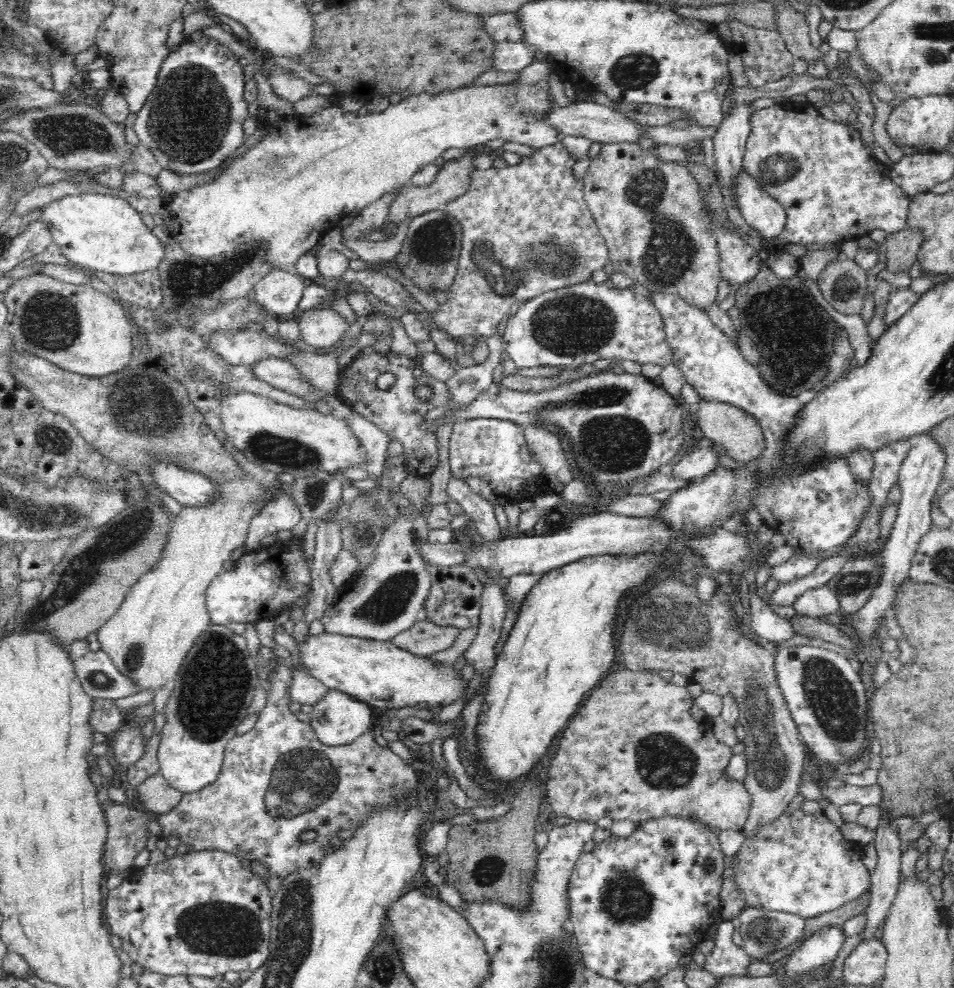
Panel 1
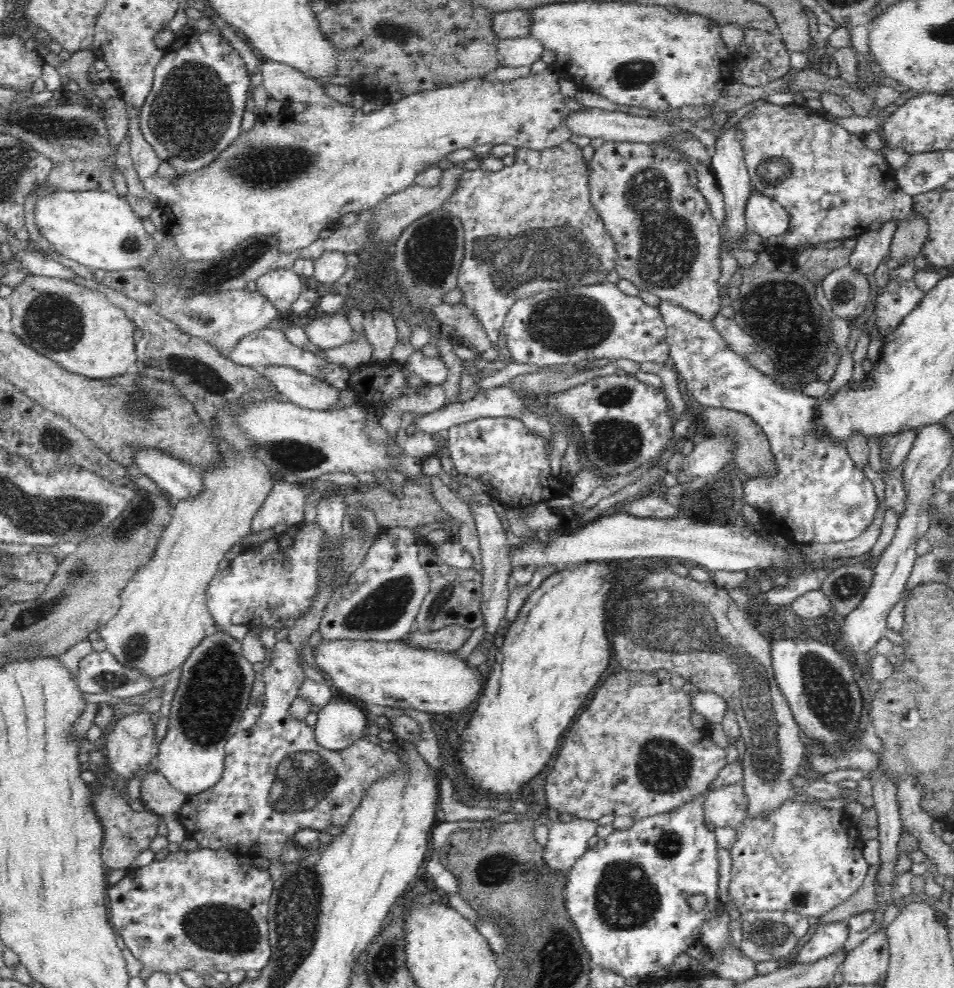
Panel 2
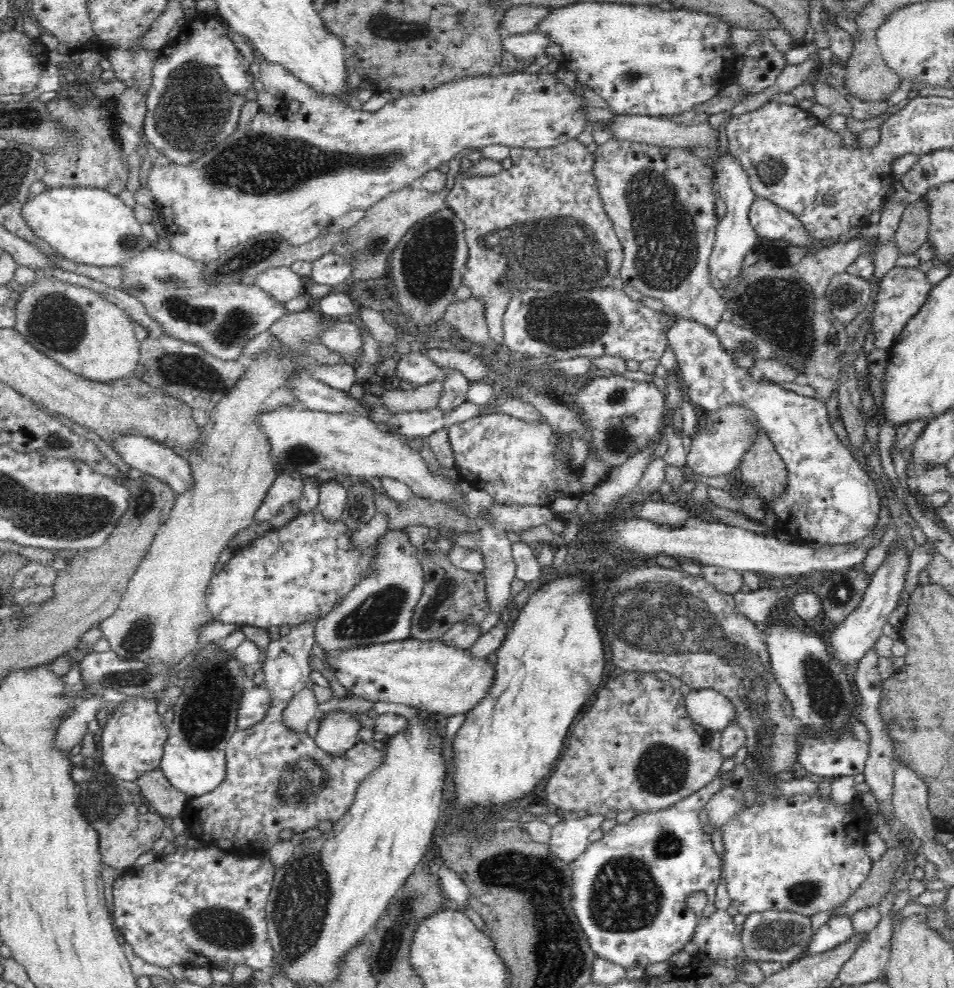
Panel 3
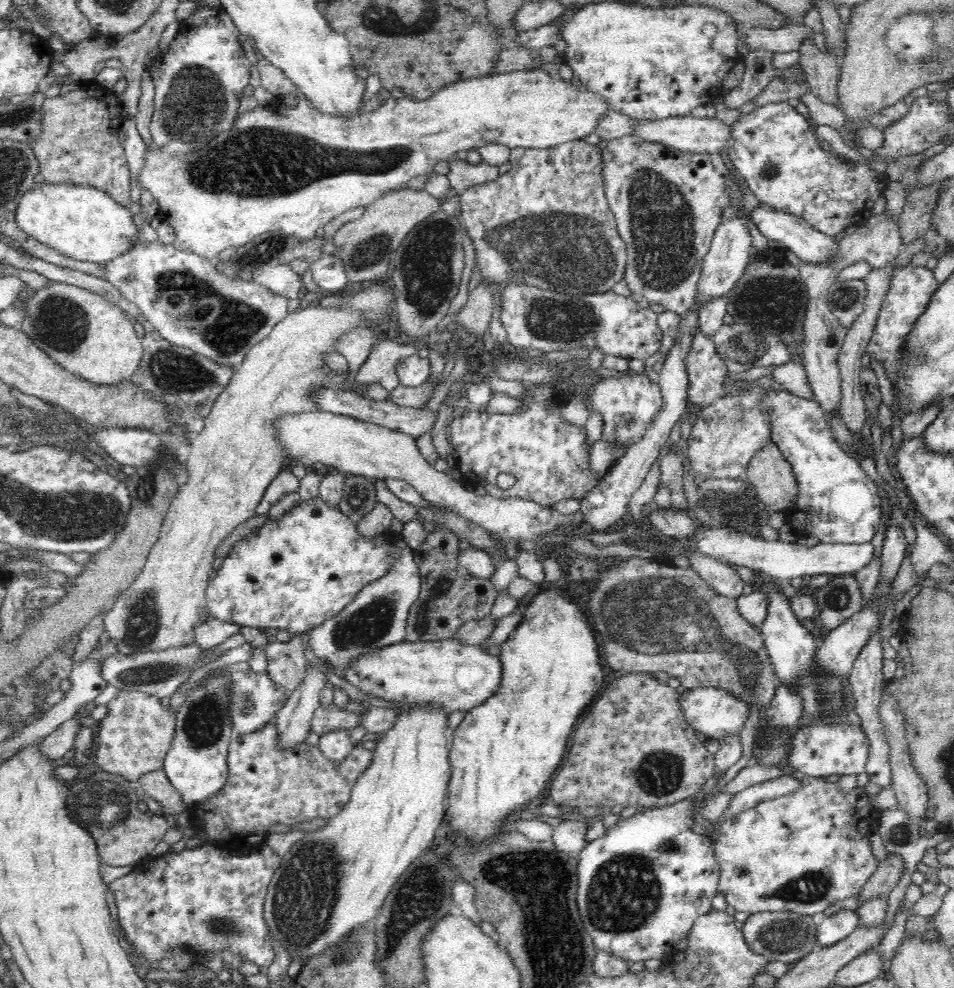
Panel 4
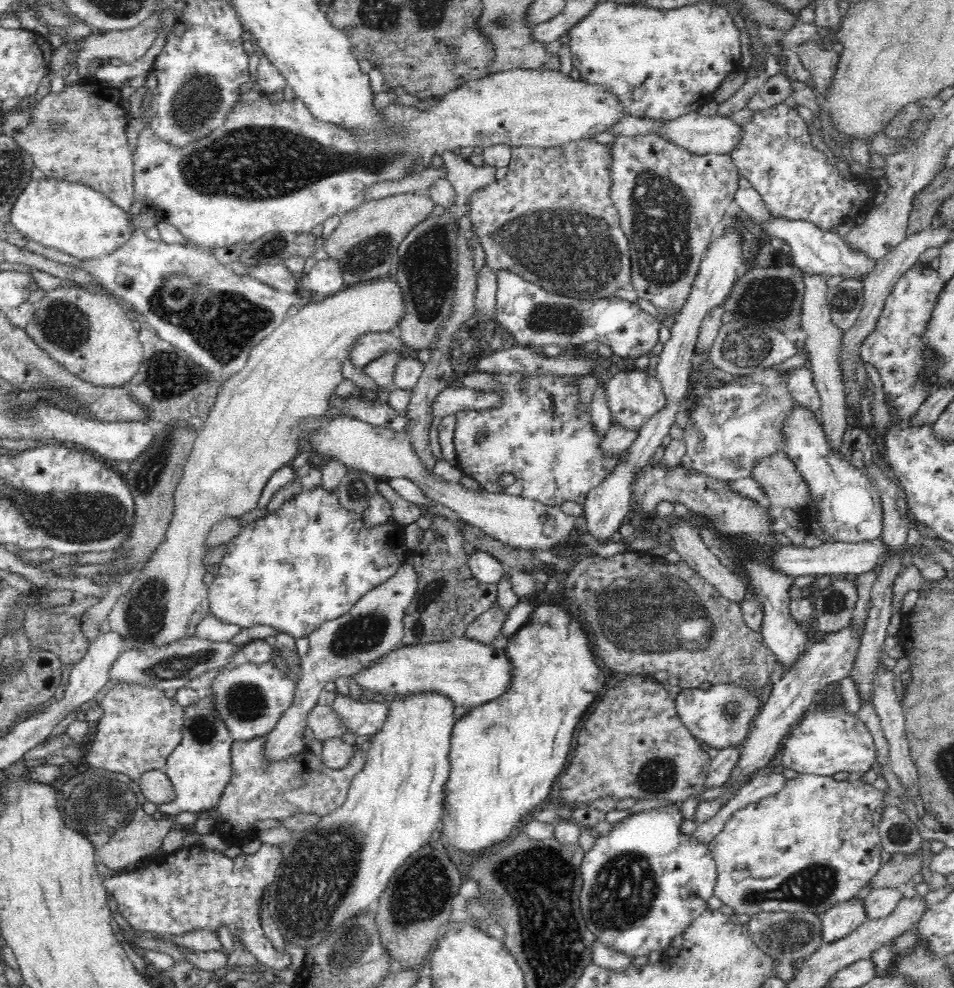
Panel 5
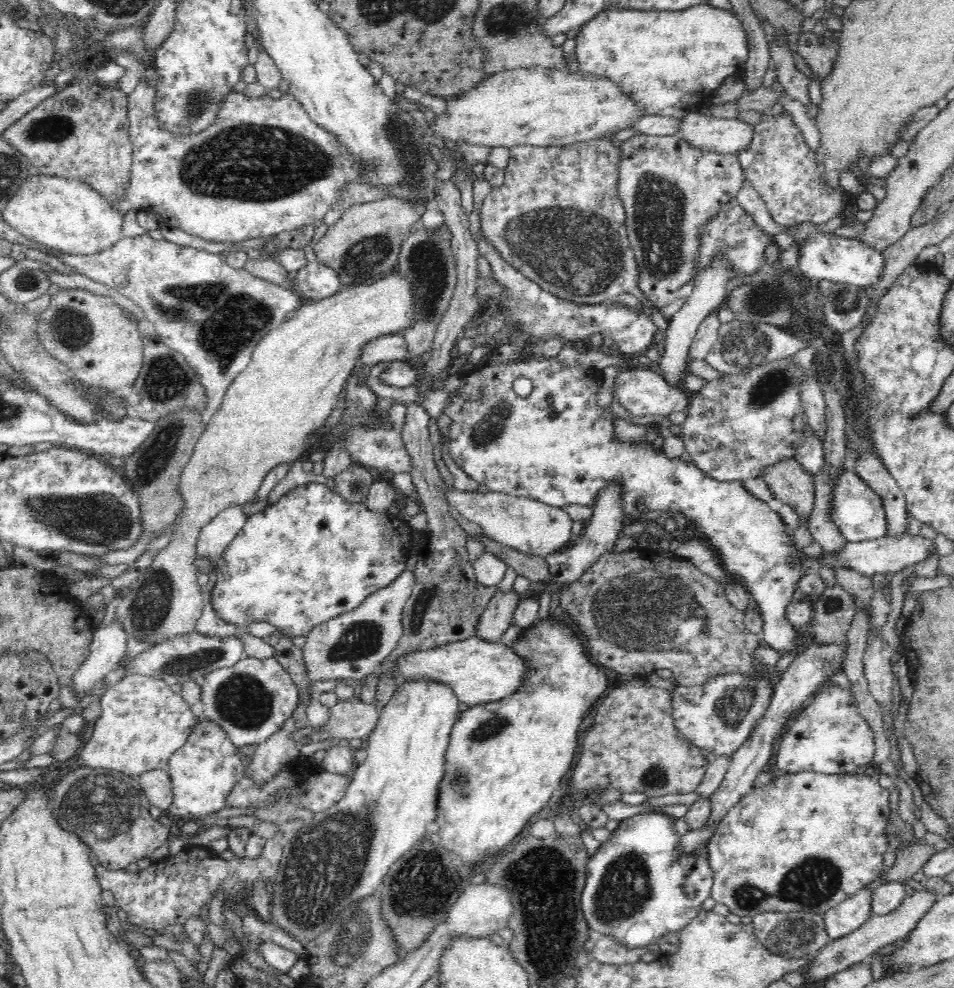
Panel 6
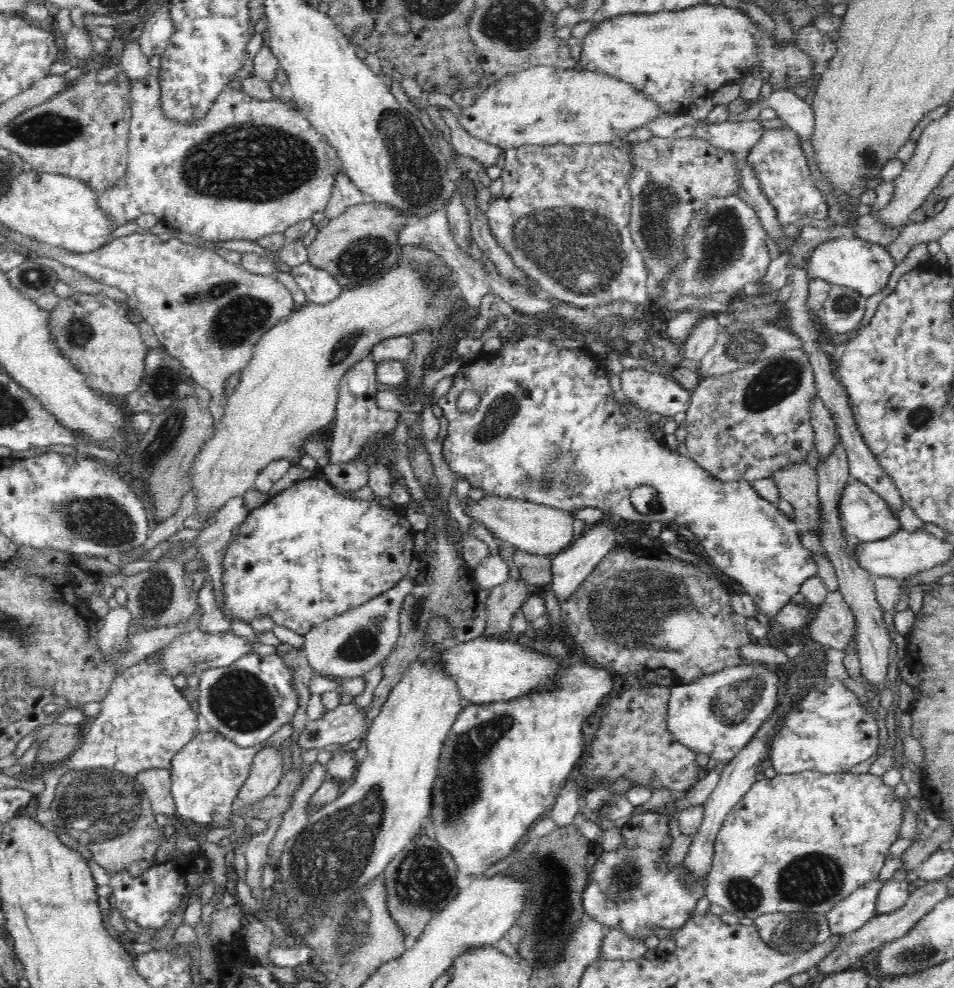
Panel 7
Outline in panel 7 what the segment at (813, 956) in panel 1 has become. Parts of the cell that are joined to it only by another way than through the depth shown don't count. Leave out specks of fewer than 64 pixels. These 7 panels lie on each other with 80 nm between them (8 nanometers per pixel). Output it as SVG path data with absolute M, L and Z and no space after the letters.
M874 877L837 902L826 913L830 932L841 935L854 932L876 916L876 902L884 884L884 880Z

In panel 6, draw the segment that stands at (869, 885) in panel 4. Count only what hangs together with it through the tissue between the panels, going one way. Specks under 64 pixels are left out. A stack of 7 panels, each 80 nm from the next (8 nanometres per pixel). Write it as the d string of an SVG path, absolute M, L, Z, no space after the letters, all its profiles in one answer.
M916 842L908 847L899 848L896 850L895 863L883 870L882 880L885 882L893 880L904 882L912 878L918 870L923 868L933 853L932 846L923 842Z

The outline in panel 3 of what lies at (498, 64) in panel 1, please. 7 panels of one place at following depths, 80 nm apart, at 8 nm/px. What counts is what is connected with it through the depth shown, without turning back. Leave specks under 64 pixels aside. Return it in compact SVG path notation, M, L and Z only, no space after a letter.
M540 30L525 32L524 34L504 35L503 51L512 52L512 55L534 61L535 56L544 53L546 47L552 44L552 37Z

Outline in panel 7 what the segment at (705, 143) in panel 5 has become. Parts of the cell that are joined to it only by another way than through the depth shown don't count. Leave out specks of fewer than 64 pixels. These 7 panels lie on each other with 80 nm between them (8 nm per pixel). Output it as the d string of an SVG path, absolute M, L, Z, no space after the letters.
M700 120L696 128L696 137L708 140L716 148L725 152L739 152L748 154L748 152L760 142L764 137L765 127L758 120L750 122L721 122L706 127L704 121Z

